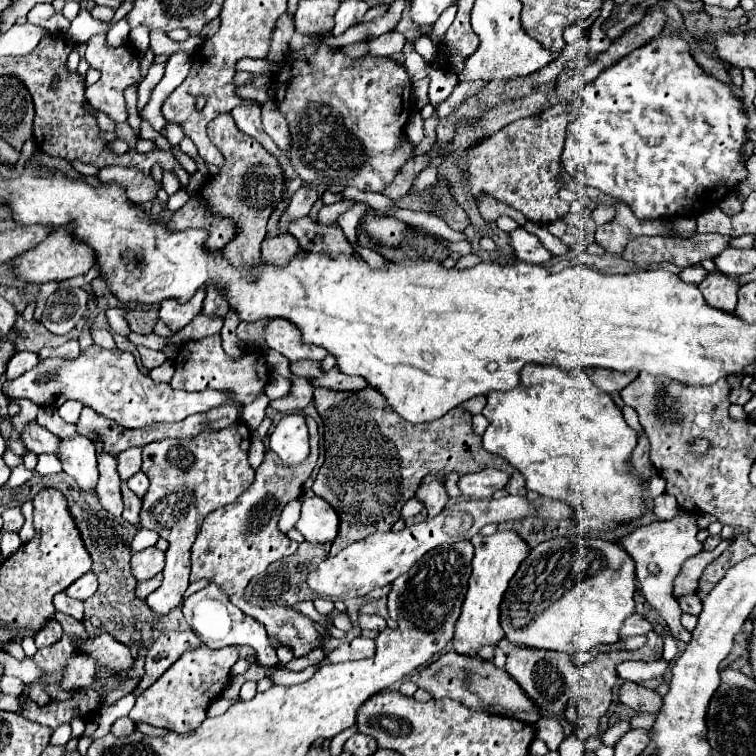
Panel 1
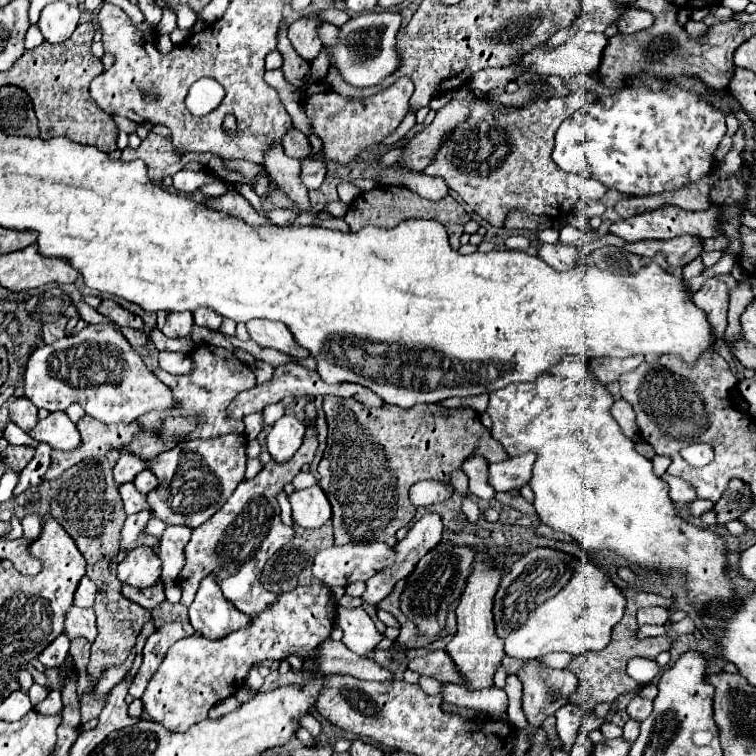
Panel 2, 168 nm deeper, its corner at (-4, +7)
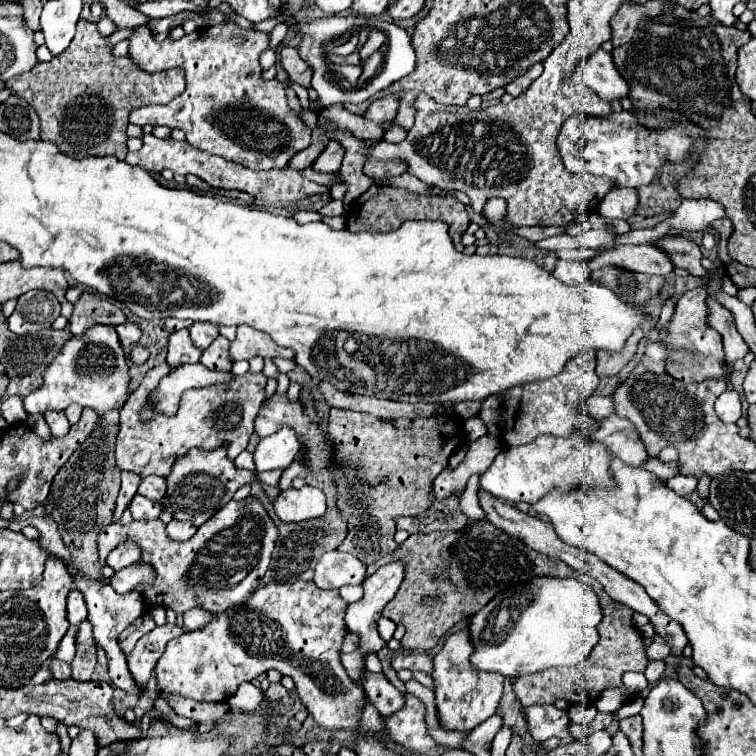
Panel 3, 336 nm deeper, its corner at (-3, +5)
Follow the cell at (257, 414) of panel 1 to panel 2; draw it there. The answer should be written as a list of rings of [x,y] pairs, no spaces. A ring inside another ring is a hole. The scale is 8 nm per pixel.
[[[256,361],[255,365],[253,365],[253,372],[256,375],[256,380],[258,384],[264,383],[269,381],[272,378],[274,373],[274,368],[271,365],[263,362],[263,361]]]

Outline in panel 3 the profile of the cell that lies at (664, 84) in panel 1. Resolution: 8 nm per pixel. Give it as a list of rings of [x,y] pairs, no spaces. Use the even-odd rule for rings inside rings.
[[[614,113],[608,119],[600,117],[570,117],[558,135],[558,149],[568,171],[588,171],[598,177],[612,179],[618,187],[642,187],[650,185],[662,163],[678,163],[688,159],[692,139],[684,135],[680,127],[670,127],[666,131],[650,131],[638,123],[638,119],[628,113]]]

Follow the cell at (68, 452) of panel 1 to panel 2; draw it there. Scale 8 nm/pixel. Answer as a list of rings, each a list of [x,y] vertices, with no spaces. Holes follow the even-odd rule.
[[[63,411],[49,413],[43,421],[39,421],[39,427],[29,433],[37,441],[45,441],[55,451],[75,451],[81,445],[81,435],[71,423],[71,419]]]

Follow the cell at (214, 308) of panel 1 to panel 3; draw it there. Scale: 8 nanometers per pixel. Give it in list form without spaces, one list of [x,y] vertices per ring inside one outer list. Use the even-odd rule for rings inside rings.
[[[194,323],[194,325],[190,327],[190,339],[192,339],[192,343],[194,343],[200,351],[208,349],[210,343],[212,343],[218,335],[220,335],[220,333],[218,333],[218,327],[216,327],[216,325],[210,325],[210,323]]]

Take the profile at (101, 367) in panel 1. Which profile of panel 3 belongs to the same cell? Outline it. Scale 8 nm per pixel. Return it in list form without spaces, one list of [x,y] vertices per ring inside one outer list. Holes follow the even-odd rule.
[[[94,325],[82,337],[72,337],[70,341],[66,341],[62,353],[46,369],[42,387],[36,389],[36,391],[32,391],[28,397],[24,397],[24,411],[28,415],[42,413],[46,409],[58,409],[58,411],[62,411],[70,403],[80,403],[82,407],[90,407],[94,411],[108,411],[108,409],[120,409],[120,407],[124,407],[124,401],[128,401],[128,365],[126,365],[124,351],[118,345],[116,329],[112,325]]]

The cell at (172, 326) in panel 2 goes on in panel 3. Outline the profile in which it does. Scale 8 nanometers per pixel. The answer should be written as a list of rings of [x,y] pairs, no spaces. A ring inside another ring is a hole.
[[[180,329],[170,335],[170,341],[168,341],[168,365],[170,367],[180,367],[184,363],[198,363],[200,355],[202,353],[198,353],[198,349],[194,349],[190,341],[188,329]]]

